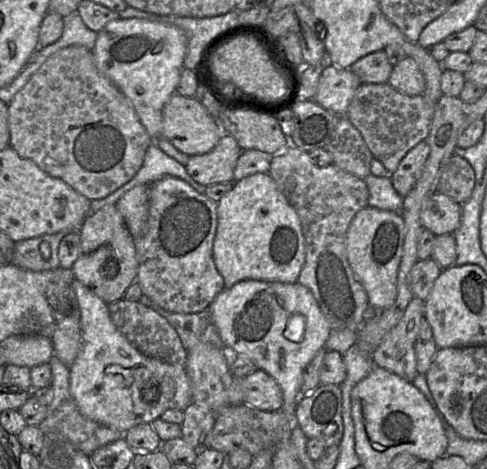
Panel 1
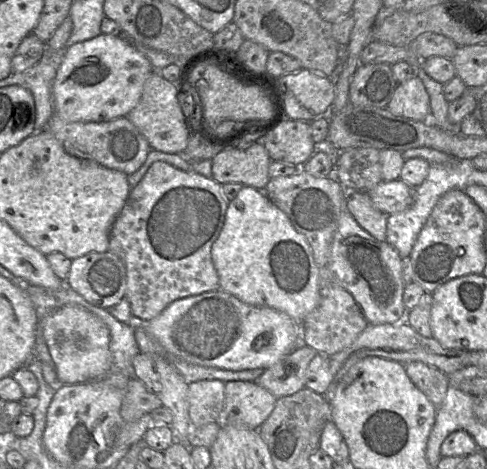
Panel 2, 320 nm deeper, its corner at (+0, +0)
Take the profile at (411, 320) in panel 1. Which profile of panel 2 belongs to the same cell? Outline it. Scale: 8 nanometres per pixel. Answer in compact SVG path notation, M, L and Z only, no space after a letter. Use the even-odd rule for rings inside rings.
M420 361L405 364L405 372L413 384L439 407L449 387L448 377L438 369Z

